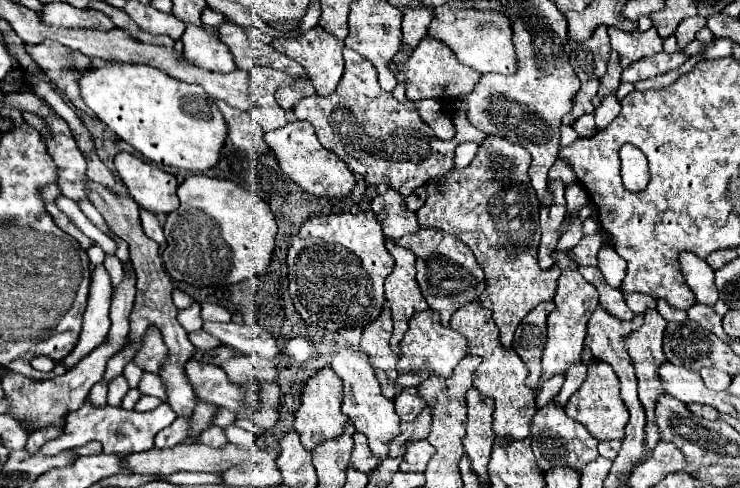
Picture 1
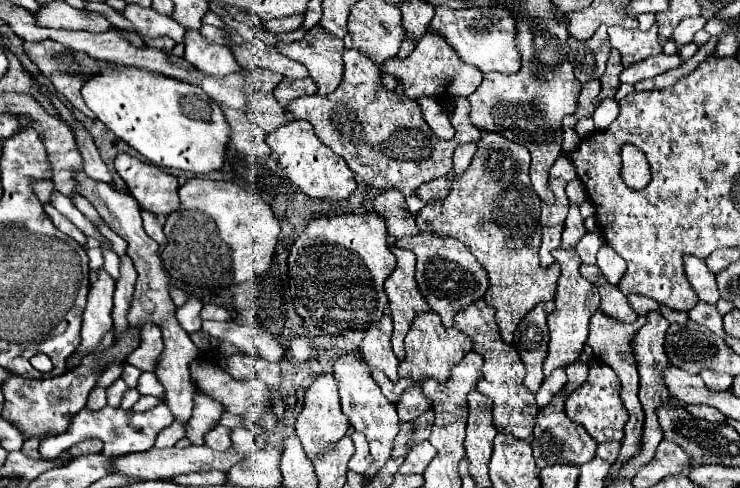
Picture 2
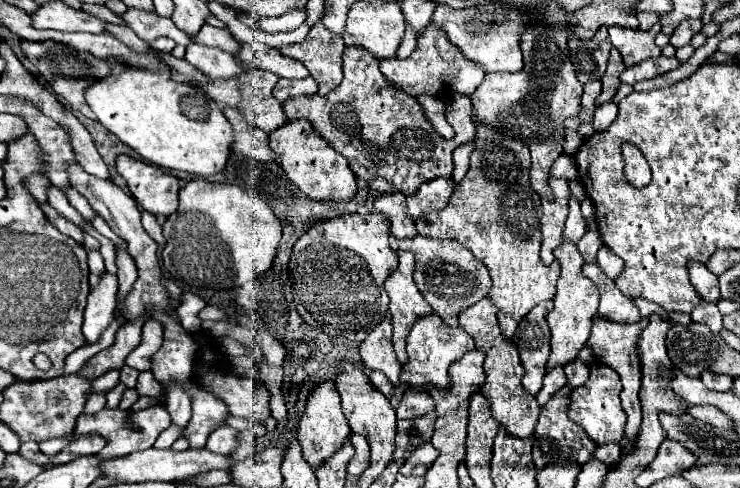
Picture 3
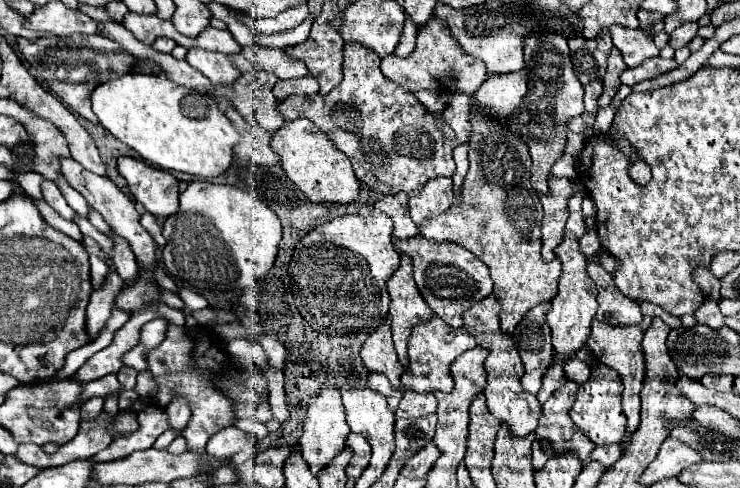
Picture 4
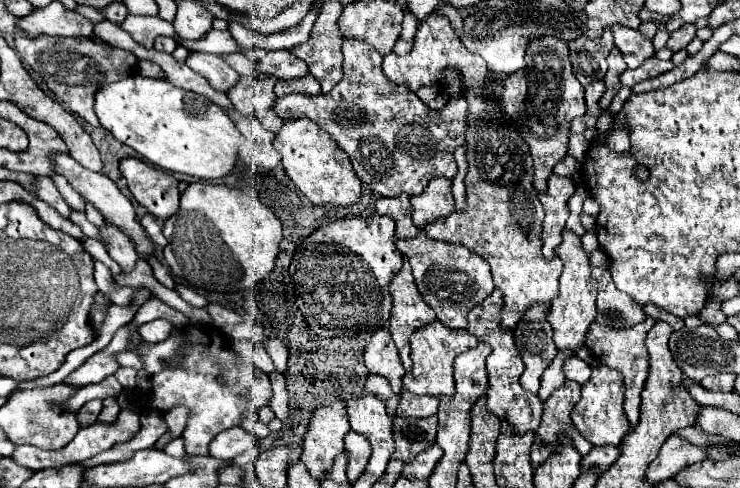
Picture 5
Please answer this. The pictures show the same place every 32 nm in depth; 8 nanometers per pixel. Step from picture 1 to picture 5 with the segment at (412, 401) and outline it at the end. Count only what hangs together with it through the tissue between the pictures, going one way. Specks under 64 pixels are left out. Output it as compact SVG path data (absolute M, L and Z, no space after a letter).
M402 392L398 402L398 416L414 416L426 418L438 412L438 398L434 396L418 396L412 392Z

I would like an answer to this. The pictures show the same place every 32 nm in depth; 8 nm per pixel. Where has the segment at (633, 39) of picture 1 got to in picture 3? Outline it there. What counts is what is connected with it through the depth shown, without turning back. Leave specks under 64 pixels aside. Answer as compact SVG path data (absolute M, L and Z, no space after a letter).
M654 24L648 32L644 30L630 30L622 26L610 26L608 34L612 44L620 50L624 64L630 68L640 64L646 58L660 56L660 48L654 44L654 36L660 32L660 24Z

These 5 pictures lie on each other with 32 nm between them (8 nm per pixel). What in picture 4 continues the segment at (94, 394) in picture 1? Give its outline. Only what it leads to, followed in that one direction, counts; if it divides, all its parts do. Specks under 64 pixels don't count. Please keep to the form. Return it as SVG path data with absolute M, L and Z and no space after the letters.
M92 398L88 402L82 404L82 412L80 412L80 420L92 420L102 412L104 406L104 398Z

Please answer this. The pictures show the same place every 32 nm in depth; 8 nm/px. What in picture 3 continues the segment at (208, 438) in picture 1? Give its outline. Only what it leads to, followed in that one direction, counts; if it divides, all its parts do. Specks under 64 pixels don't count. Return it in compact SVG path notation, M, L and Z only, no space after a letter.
M230 426L218 428L218 430L210 436L210 440L208 440L208 444L206 444L206 448L208 448L210 452L216 452L216 454L222 454L222 456L230 456L232 452L238 450L238 446L240 446L238 430L230 428Z

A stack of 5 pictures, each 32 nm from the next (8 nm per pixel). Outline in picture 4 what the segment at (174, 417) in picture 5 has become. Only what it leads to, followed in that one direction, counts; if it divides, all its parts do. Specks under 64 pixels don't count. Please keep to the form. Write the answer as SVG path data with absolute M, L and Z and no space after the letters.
M174 398L174 402L166 408L166 414L170 428L174 428L176 432L182 432L190 420L190 408L182 398Z

